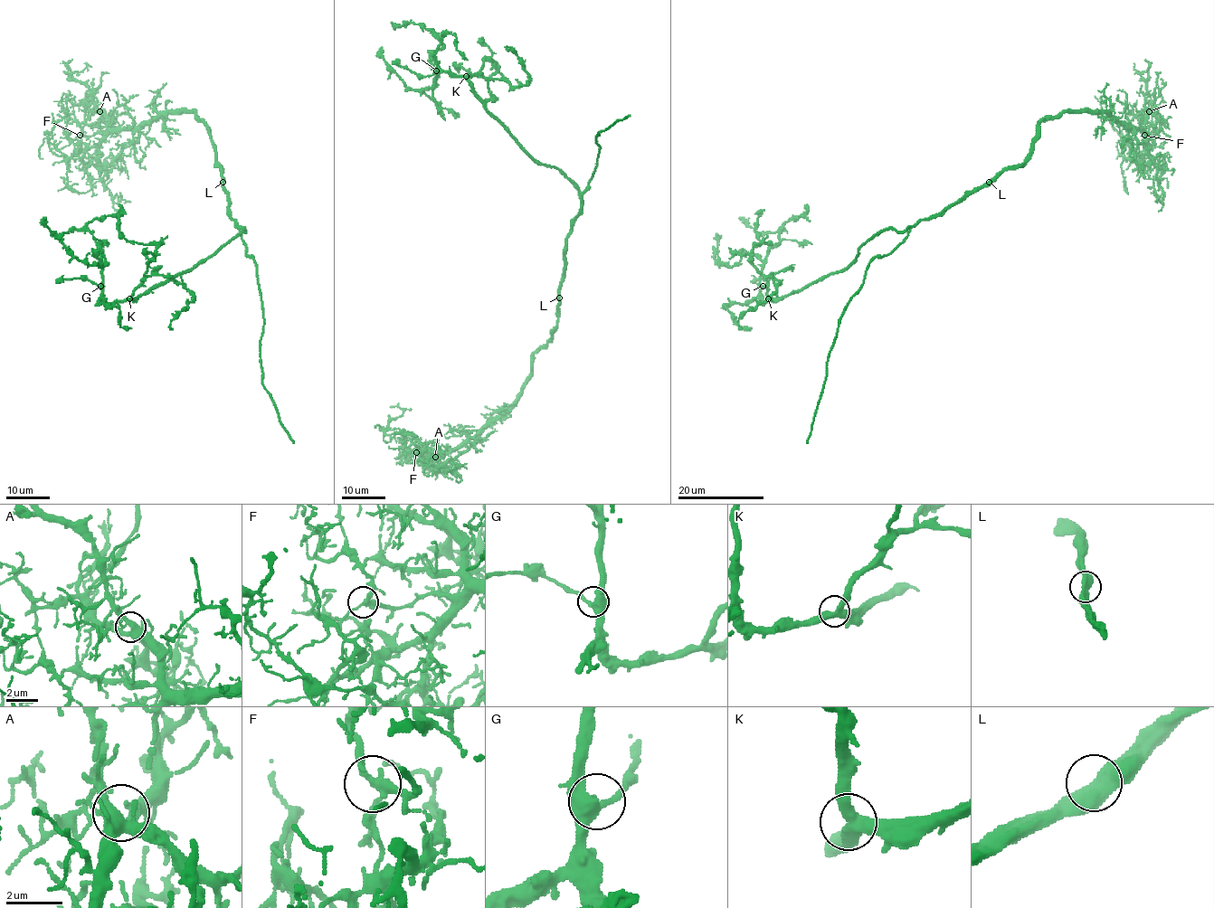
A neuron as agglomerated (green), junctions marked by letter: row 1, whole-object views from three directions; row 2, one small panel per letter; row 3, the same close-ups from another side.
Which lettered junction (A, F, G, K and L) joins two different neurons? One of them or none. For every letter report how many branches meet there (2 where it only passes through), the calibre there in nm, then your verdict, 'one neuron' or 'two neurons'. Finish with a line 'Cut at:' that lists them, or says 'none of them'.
A: 6 | 440 nm | one neuron
F: 3 | 240 nm | one neuron
G: 3 | 440 nm | one neuron
K: 3 | 440 nm | one neuron
L: 2 | 500 nm | one neuron
Cut at: none of them

